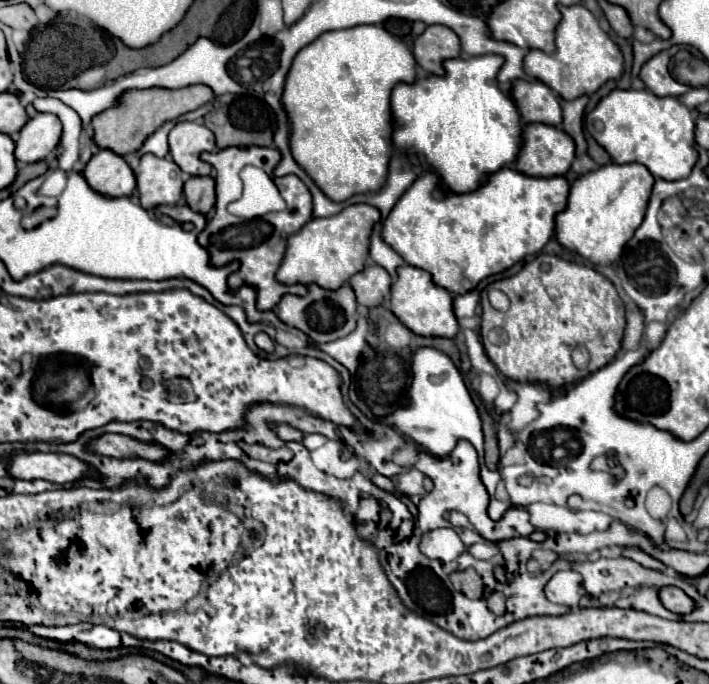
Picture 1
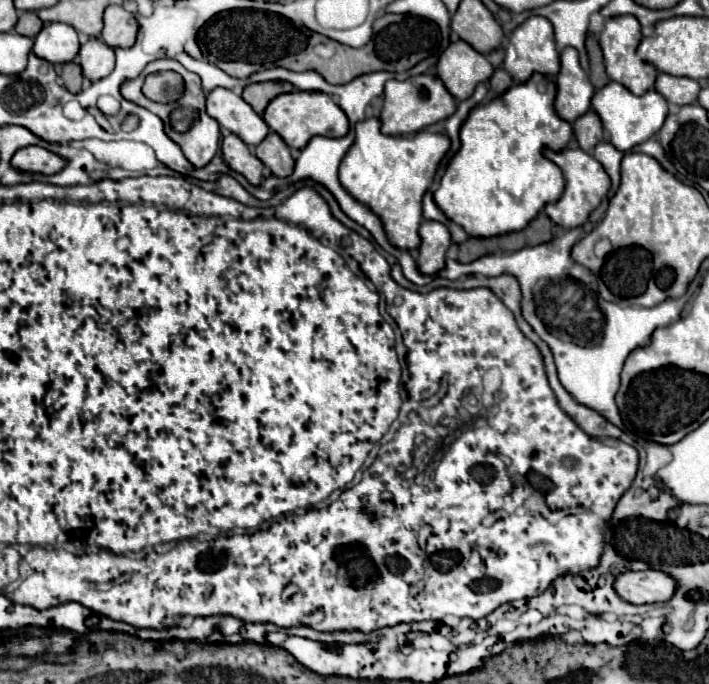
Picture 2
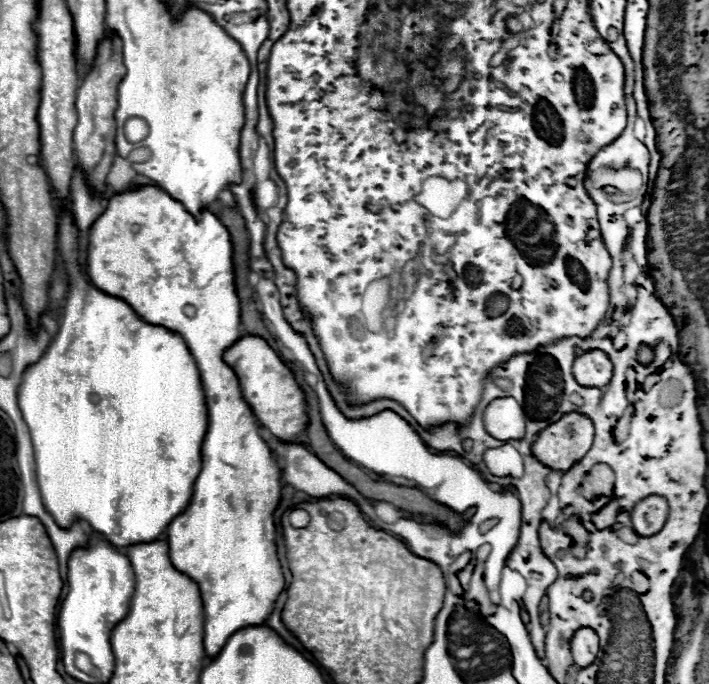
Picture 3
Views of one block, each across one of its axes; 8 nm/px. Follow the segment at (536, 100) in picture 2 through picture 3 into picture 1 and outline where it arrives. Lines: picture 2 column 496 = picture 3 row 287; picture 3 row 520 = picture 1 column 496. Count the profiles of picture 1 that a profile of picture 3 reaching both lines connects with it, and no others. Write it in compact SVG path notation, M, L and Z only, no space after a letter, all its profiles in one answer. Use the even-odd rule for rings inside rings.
M500 168L498 172L492 172L476 190L472 192L466 192L466 194L456 194L456 192L450 192L446 190L444 194L436 194L440 190L440 176L434 172L434 170L428 170L426 174L422 174L420 178L414 180L414 184L404 192L404 196L396 202L396 206L392 208L392 212L388 214L388 218L384 220L384 228L382 228L382 238L386 244L390 244L410 266L416 266L416 268L422 268L426 272L430 272L432 276L432 282L436 286L442 286L446 288L448 292L452 294L464 294L464 292L470 292L476 288L476 284L492 274L500 274L504 270L508 270L510 266L514 266L516 262L524 260L526 256L530 254L536 254L544 248L544 244L552 238L554 234L554 216L556 212L562 212L564 210L564 204L566 204L566 198L568 198L568 182L562 178L562 176L554 176L554 178L532 178L532 176L526 176L514 168Z

